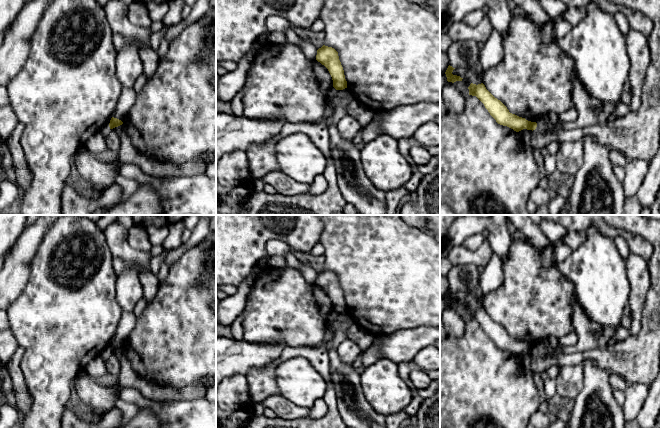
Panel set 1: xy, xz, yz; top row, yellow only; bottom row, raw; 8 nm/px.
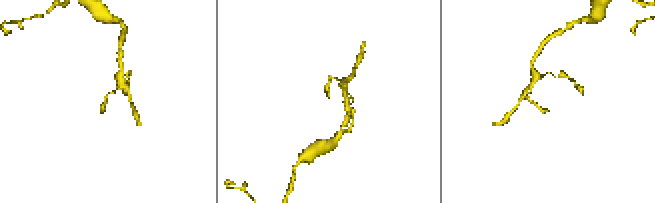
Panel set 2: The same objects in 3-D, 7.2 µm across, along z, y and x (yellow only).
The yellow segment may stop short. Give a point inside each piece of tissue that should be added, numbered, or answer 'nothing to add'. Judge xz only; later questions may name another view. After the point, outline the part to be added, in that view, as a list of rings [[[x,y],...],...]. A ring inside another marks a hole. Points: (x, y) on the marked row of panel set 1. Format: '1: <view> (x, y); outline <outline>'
nothing to add

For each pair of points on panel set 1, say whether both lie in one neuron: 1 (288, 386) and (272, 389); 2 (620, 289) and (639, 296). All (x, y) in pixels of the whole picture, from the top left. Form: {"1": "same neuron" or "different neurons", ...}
{"1": "different neurons", "2": "different neurons"}

